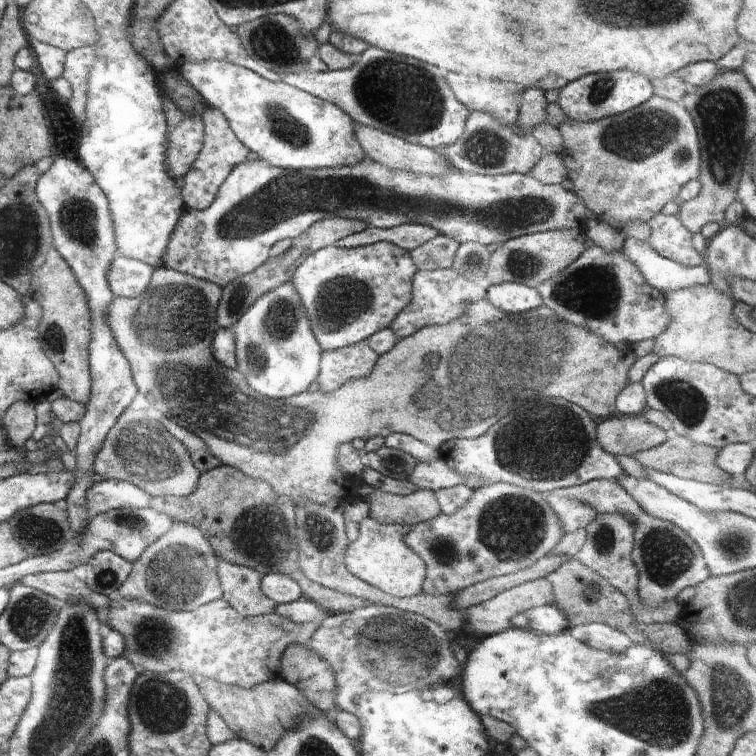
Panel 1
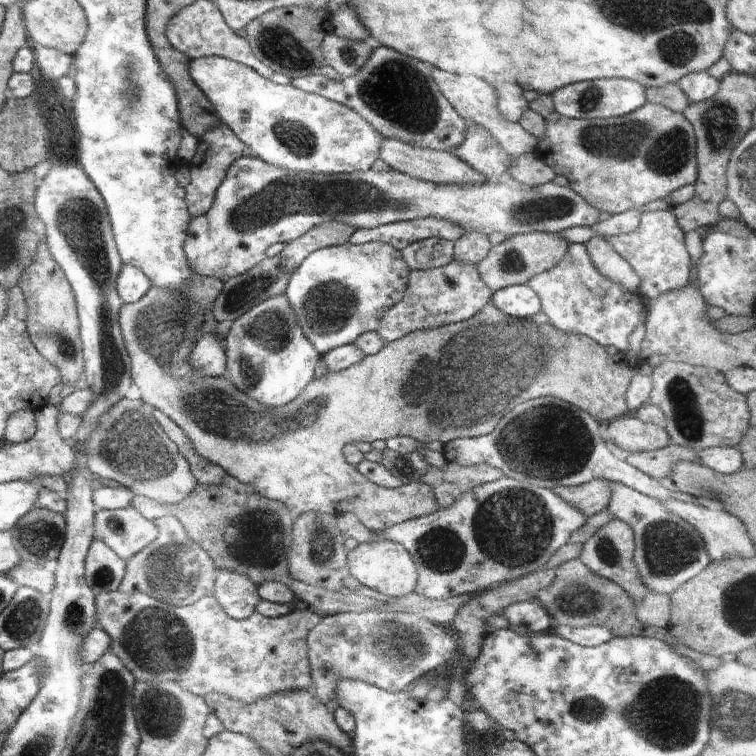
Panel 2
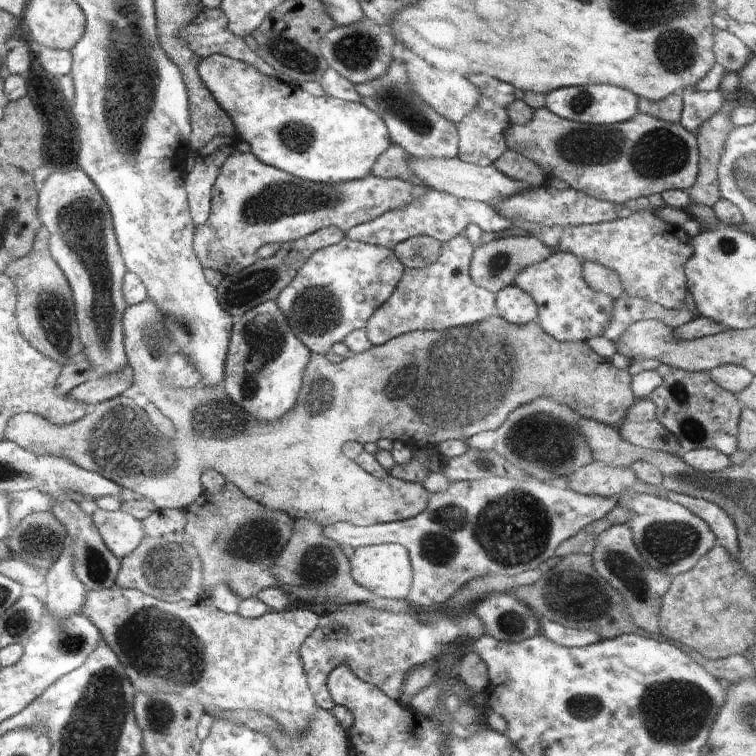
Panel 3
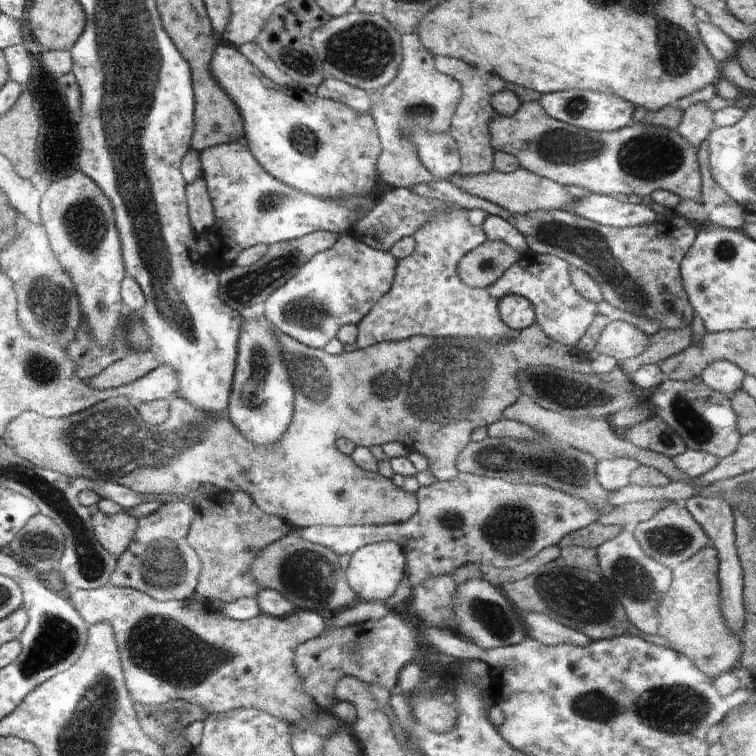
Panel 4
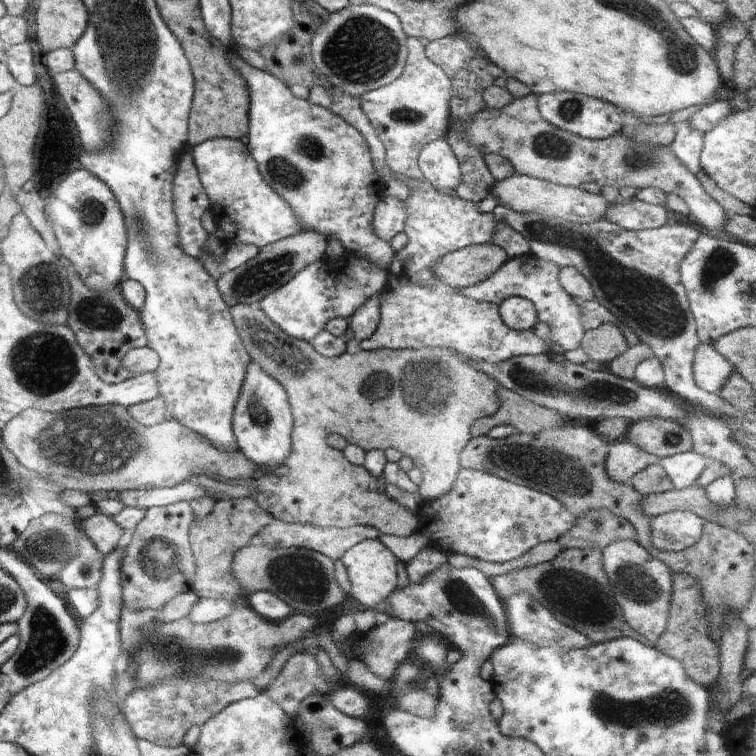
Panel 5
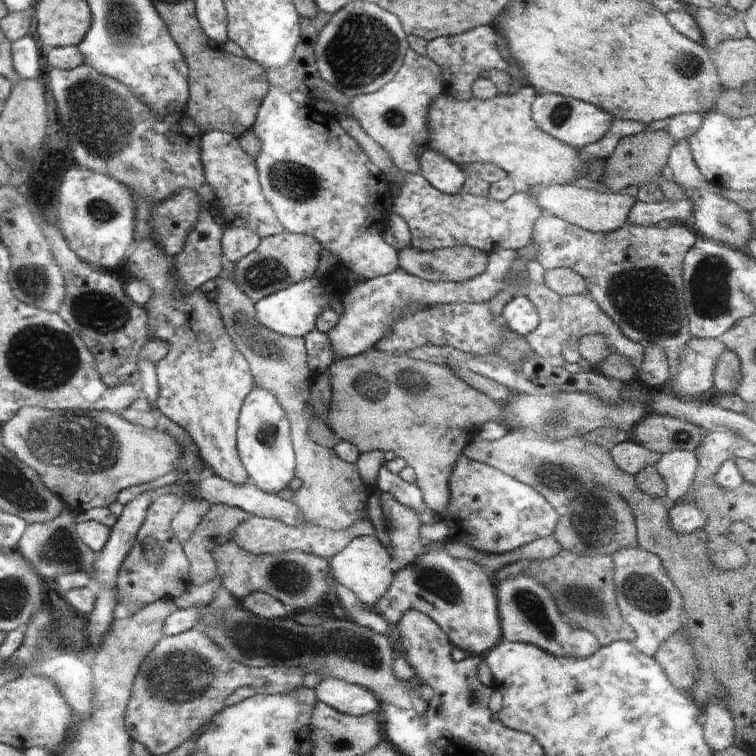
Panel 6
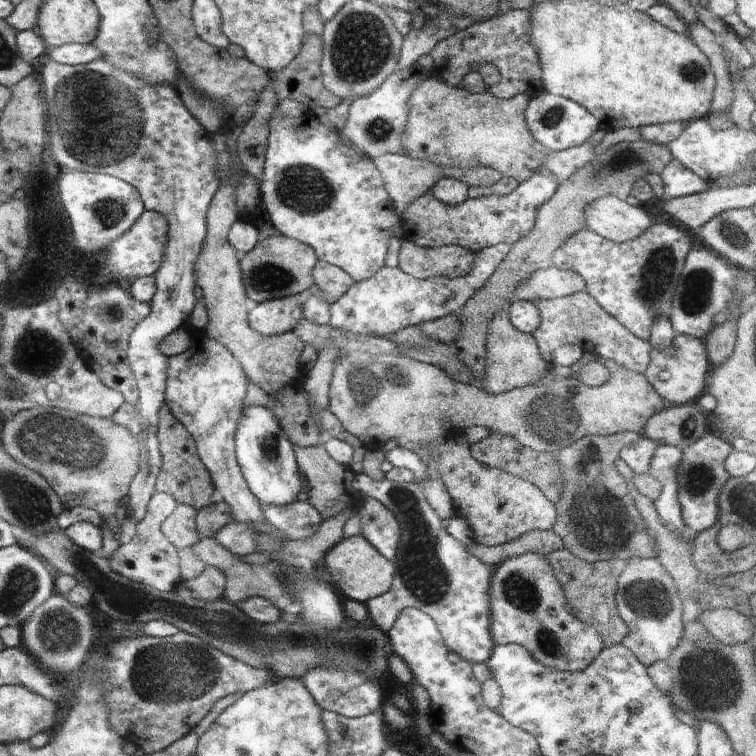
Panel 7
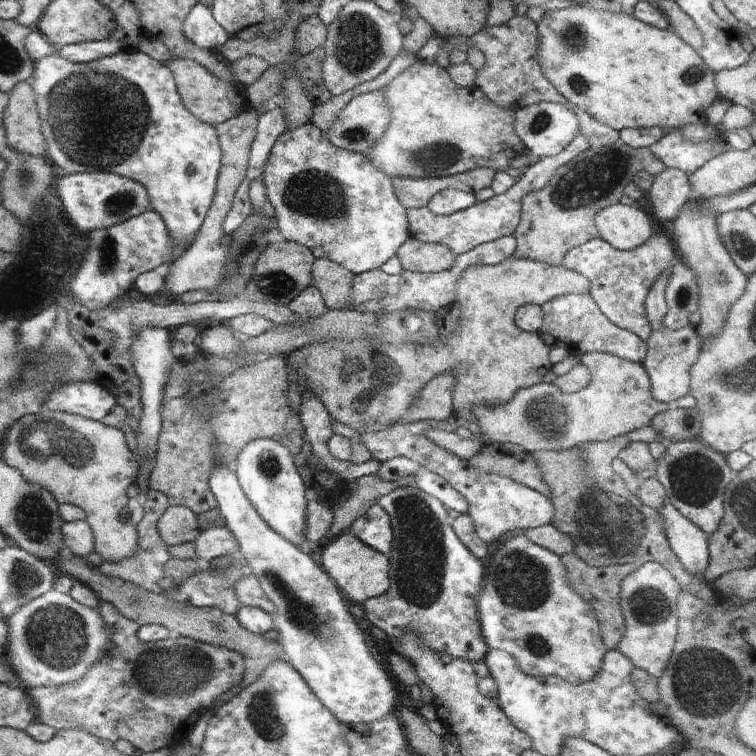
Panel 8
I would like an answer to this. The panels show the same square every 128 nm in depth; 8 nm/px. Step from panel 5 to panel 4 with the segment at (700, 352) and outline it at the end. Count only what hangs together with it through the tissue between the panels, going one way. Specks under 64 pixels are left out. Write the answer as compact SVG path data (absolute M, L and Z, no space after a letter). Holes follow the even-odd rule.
M712 360L708 366L701 366L696 375L712 390L732 394L740 388L744 372L725 360Z

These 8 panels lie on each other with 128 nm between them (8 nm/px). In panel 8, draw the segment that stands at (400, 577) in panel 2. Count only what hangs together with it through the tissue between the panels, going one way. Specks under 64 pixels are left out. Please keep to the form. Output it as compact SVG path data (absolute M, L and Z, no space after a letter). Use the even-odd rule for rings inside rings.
M352 533L340 534L325 544L322 552L322 566L329 574L329 577L336 583L348 603L363 605L372 597L386 594L390 586L388 576L389 557L373 548L366 546L359 538Z

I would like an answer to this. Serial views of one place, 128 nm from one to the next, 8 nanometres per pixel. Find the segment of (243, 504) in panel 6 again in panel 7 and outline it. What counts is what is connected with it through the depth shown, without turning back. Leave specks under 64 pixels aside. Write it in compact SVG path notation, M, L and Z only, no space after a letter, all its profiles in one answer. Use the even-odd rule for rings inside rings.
M308 501L290 502L284 506L260 504L266 520L271 526L282 530L290 541L302 540L318 532L322 518Z

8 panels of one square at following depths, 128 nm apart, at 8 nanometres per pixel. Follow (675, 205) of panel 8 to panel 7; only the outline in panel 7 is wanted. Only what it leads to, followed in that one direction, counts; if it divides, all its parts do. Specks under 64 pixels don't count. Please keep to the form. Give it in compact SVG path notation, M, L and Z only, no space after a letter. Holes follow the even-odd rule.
M676 159L666 164L661 177L664 182L664 200L696 194L709 188L703 178L696 176L692 170L682 166Z

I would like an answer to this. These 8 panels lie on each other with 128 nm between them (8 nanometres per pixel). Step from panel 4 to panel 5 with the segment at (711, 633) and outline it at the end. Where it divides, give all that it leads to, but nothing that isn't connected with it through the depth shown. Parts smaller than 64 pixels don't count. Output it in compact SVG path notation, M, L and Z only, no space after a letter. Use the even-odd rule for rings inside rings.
M671 574L674 594L670 606L670 622L668 630L664 630L662 638L658 638L656 648L662 654L668 654L684 664L688 676L704 687L712 686L718 676L718 646L708 636L708 626L704 624L704 608L700 602L700 584L692 576Z

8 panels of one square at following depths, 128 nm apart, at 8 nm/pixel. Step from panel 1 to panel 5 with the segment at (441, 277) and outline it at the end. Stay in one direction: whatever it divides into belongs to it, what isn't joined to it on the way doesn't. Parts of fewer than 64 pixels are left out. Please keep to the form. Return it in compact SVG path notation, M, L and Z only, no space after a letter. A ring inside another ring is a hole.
M391 174L393 179L402 180L412 188L412 196L408 200L403 200L402 204L406 206L406 222L404 231L408 237L406 246L395 252L392 263L390 264L389 279L387 280L386 291L383 292L384 300L380 304L380 322L370 338L360 341L362 351L380 350L404 350L404 348L440 347L456 350L464 354L472 362L483 360L490 364L508 360L520 355L537 355L547 352L544 340L540 340L533 331L517 331L508 328L502 322L499 313L499 304L480 302L472 300L461 293L461 290L448 286L440 282L434 276L434 264L446 254L460 250L461 248L473 244L492 243L494 230L498 221L493 213L484 214L476 208L477 203L462 200L456 196L446 196L440 194L435 186L432 186L425 179L412 180L401 174Z

